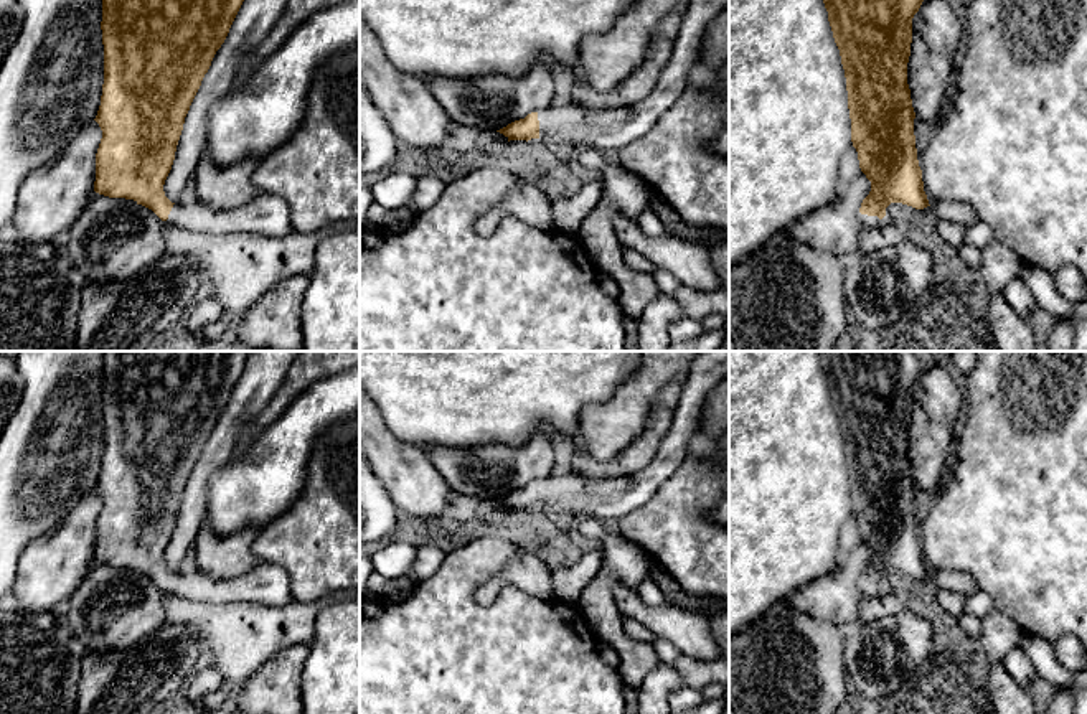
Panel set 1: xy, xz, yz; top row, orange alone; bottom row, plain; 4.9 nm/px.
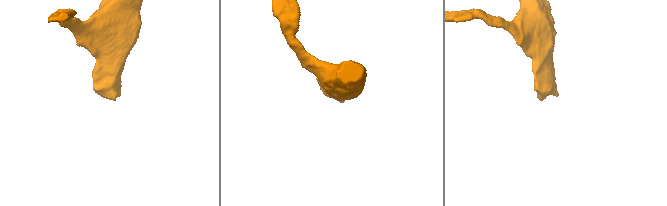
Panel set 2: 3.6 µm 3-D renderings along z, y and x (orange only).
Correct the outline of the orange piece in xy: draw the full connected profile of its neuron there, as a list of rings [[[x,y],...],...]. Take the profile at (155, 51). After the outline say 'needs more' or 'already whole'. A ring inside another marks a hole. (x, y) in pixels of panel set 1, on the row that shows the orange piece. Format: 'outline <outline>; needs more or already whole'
outline [[[102,0],[104,84],[96,122],[102,139],[96,153],[94,191],[109,198],[134,200],[152,209],[170,228],[200,234],[254,233],[282,237],[294,231],[287,201],[275,195],[259,195],[246,206],[219,211],[200,200],[190,204],[172,203],[163,191],[190,106],[208,73],[216,51],[244,0]]]; needs more

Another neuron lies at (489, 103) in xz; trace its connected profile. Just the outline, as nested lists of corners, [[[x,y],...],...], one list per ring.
[[[536,63],[520,78],[487,74],[470,79],[427,79],[432,96],[454,125],[496,132],[531,112],[551,107],[553,69]]]

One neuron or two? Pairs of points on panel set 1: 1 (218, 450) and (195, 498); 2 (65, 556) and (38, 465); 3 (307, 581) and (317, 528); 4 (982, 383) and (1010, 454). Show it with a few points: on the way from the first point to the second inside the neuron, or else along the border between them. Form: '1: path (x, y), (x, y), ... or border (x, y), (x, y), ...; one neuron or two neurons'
1: path (208, 462), (197, 487); one neuron
2: border (81, 498), (55, 528), (35, 538), (23, 549); two neurons
3: path (314, 568), (314, 541); one neuron
4: path (992, 401), (1007, 416), (1010, 436); one neuron

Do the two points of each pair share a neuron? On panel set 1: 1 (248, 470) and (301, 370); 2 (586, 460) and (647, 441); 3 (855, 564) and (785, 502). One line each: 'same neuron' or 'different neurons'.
1: different neurons
2: same neuron
3: different neurons

